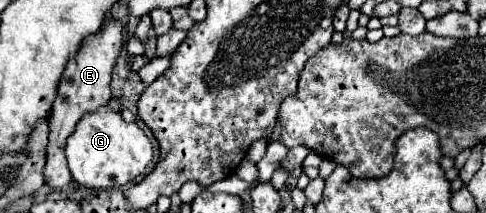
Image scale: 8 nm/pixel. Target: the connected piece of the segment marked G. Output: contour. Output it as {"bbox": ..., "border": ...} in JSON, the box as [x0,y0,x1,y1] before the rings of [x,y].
{"bbox":[66,107,152,189],"border":[[[102,107],[92,115],[84,115],[76,131],[66,141],[68,169],[74,181],[88,189],[110,189],[136,181],[144,175],[152,161],[152,143],[136,123],[126,123],[120,113]]]}

